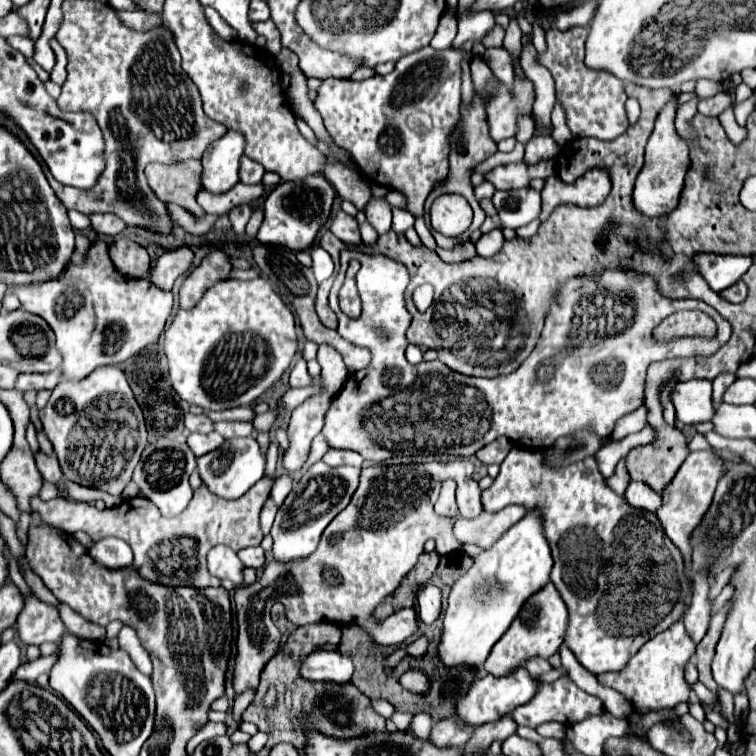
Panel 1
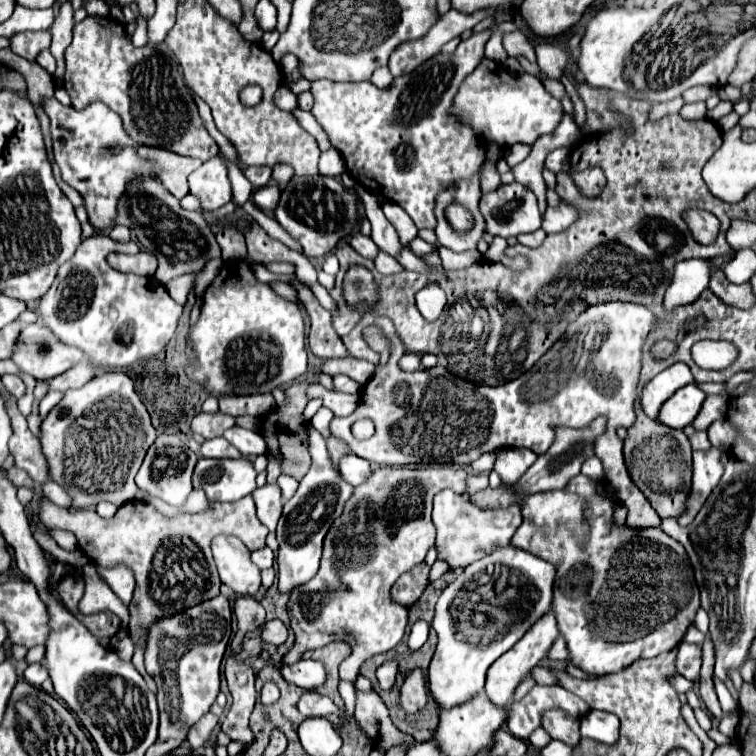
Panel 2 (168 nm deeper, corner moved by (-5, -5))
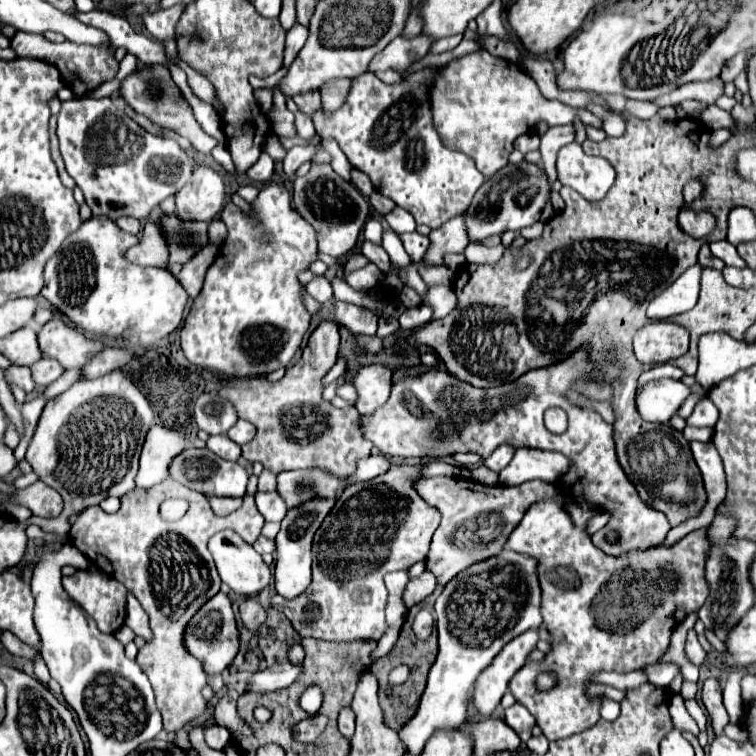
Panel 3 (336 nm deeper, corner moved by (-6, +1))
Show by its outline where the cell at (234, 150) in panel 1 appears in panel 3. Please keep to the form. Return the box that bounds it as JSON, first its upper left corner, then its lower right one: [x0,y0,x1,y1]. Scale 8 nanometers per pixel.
[176,165,226,221]

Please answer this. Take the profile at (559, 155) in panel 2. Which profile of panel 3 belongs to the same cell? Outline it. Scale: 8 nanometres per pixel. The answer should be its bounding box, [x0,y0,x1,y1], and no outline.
[556,143,616,197]

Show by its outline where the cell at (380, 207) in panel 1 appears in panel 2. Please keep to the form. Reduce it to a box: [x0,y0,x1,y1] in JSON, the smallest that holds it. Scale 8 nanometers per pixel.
[397,247,427,271]

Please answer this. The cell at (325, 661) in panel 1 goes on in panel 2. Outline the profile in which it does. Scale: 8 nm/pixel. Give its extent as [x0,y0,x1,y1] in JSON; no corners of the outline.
[281,659,327,689]

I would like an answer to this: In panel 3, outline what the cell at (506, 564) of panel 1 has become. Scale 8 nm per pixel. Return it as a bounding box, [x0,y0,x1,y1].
[400,549,542,755]

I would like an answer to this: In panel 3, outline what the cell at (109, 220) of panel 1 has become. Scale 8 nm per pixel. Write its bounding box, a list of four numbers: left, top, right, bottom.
[116,217,140,235]

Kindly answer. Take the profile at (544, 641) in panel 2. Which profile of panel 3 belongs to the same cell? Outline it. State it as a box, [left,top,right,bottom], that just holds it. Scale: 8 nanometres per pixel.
[474,629,538,715]

